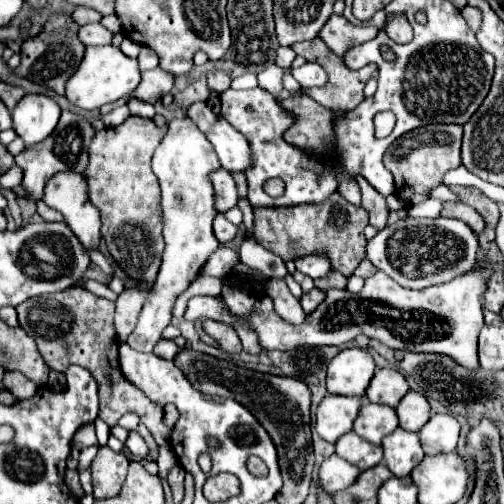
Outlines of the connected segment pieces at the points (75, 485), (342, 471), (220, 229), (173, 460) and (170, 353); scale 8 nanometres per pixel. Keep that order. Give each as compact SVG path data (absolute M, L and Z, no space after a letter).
M67 470L67 474L65 474L65 482L67 482L69 490L71 490L77 498L83 496L83 488L81 488L81 484L79 484L79 474L77 474L77 470Z
M337 454L329 456L319 468L319 482L327 492L339 492L355 484L357 476L361 474L359 468L349 464L347 460L339 458Z
M217 214L213 228L215 228L215 236L217 236L217 240L219 240L221 244L231 242L231 240L235 238L235 234L237 234L237 226L231 224L223 214Z
M171 444L159 446L159 458L157 458L157 464L159 464L159 476L161 476L161 478L167 478L167 472L177 464L177 456L175 456Z
M159 340L153 350L153 354L163 360L173 360L177 356L177 352L179 352L179 346L173 340Z

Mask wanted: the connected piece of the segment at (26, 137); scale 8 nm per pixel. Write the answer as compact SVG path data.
M25 94L13 108L13 128L23 142L37 144L45 140L59 122L59 104L43 94Z

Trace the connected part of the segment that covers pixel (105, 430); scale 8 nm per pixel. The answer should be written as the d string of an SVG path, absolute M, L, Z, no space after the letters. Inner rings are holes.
M96 418L96 420L94 421L94 424L95 424L98 444L100 446L107 445L108 438L110 435L110 427L100 418Z

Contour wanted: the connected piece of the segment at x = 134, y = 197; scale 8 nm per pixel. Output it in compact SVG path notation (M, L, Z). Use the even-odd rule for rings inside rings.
M129 116L117 128L103 128L95 134L89 150L89 166L83 172L87 198L101 212L101 234L115 262L133 278L151 284L161 266L163 224L159 208L159 182L151 170L151 156L167 126L157 128L153 120Z

